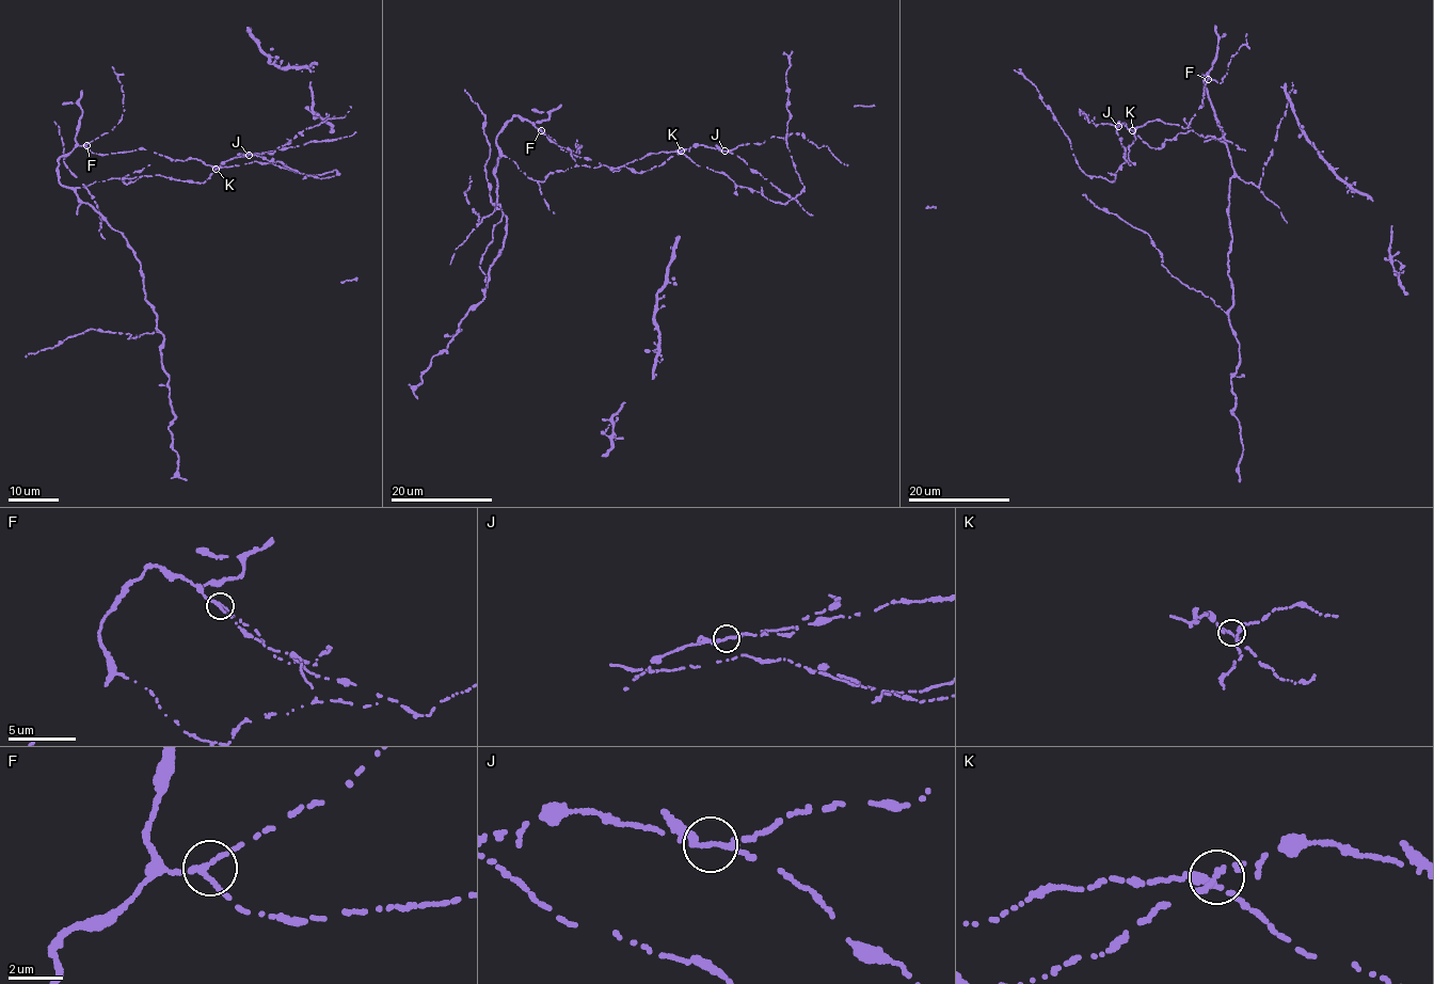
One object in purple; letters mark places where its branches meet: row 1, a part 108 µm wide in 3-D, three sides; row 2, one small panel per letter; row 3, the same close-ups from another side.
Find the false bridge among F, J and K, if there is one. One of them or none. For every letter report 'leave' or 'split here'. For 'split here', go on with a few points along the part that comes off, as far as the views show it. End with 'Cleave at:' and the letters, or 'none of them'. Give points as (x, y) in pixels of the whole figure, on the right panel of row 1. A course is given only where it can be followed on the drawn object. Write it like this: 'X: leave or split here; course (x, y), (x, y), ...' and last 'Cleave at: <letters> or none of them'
F: leave
J: split here; course (1118, 126), (1116, 131), (1125, 147), (1122, 157), (1130, 164)
K: leave
Cleave at: J

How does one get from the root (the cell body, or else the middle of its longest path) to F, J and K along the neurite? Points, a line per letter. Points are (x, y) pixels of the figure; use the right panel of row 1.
F: (1215, 115), (1203, 75), (1207, 75), (1208, 79)
J: (1215, 115), (1225, 133), (1221, 139), (1190, 130), (1165, 140), (1160, 149), (1127, 124), (1118, 126)
K: (1215, 115), (1225, 133), (1221, 139), (1204, 138), (1190, 130), (1165, 140), (1160, 149), (1132, 130)

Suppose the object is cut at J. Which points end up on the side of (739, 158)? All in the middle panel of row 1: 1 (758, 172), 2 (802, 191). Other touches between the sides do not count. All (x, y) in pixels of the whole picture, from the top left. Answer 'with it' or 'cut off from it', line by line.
1: with it
2: cut off from it

